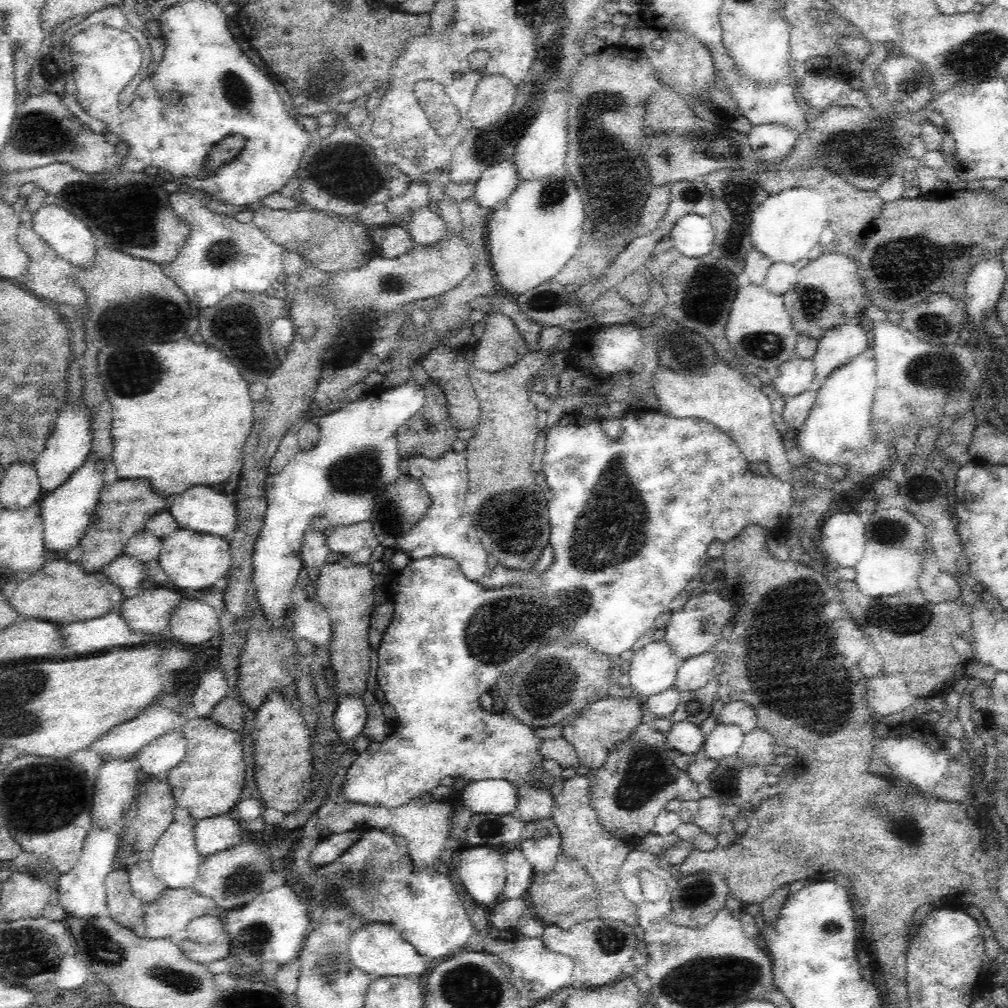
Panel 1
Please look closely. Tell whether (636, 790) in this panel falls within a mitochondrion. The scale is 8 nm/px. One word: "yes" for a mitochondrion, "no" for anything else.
yes

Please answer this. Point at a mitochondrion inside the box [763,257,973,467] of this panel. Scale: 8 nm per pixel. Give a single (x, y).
(934, 369)

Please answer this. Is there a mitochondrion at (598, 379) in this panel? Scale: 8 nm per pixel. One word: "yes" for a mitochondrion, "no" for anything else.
no

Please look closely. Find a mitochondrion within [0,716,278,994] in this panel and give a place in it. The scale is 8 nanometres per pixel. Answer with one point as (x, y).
(102, 943)

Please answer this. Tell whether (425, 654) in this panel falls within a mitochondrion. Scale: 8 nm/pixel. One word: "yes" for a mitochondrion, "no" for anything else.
no

